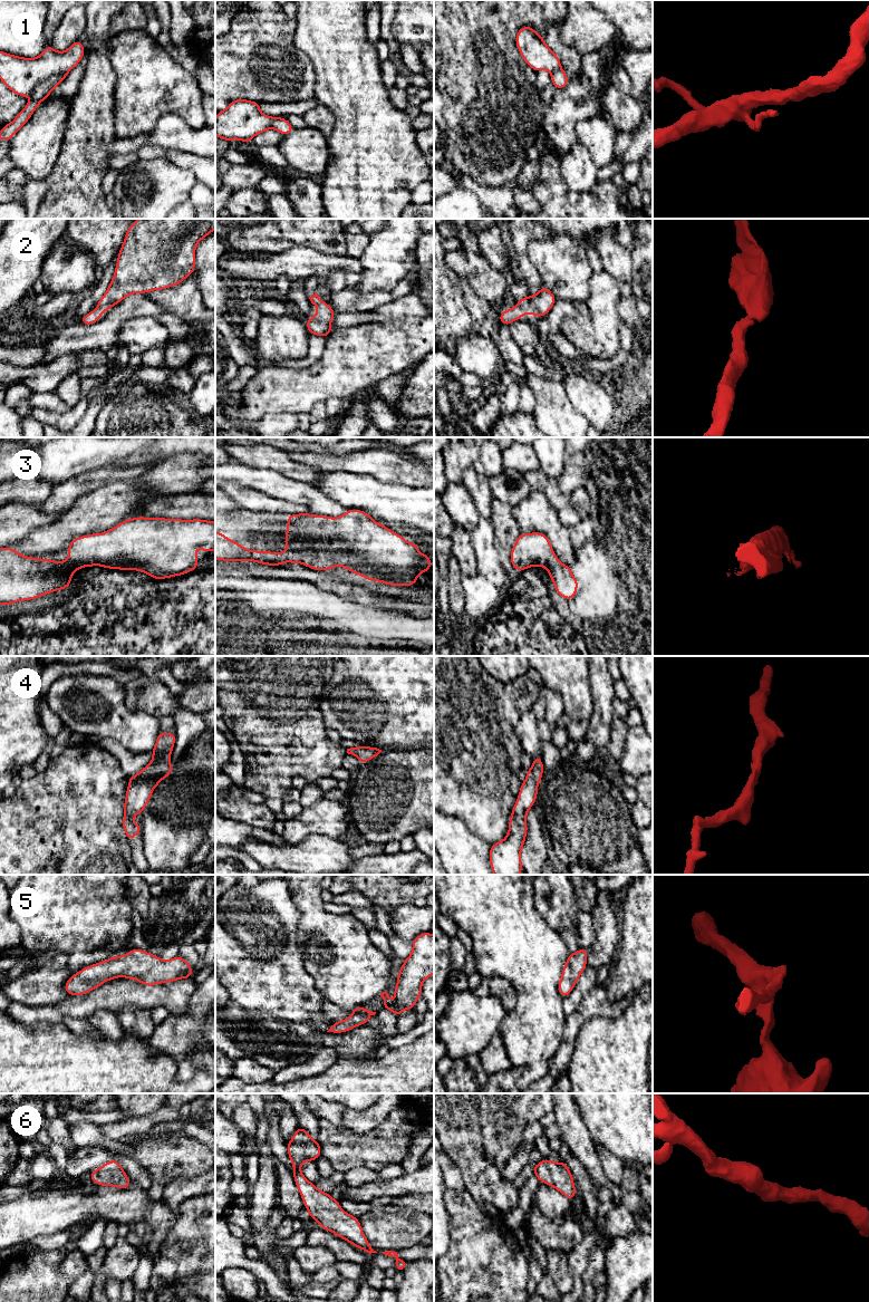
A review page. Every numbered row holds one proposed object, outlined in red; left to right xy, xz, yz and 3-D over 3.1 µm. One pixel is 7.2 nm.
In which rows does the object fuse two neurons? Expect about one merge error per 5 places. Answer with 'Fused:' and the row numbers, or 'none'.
Fused: 1

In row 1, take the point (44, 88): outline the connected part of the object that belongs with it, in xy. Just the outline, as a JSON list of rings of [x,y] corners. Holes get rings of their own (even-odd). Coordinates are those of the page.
[[[68,73],[56,74],[40,81],[33,89],[30,100],[21,109],[16,118],[0,131],[0,141],[11,141],[15,134],[31,118],[33,112],[40,103],[42,103],[52,90],[60,85],[67,77]]]

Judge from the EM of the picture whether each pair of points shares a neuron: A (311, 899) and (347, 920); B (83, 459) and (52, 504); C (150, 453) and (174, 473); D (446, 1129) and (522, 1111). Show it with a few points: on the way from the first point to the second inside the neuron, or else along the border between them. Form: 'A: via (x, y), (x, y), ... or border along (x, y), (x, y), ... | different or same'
A: via (317, 909), (328, 920), (337, 920) | same
B: border along (96, 470), (87, 470), (55, 483) | different
C: border along (186, 453), (170, 455), (161, 460) | different
D: via (465, 1129), (489, 1129), (503, 1115) | same

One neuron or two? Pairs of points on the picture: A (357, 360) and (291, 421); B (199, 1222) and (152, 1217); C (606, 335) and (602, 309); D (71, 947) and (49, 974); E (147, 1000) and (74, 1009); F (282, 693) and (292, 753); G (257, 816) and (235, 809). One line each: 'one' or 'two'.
A: two
B: two
C: one
D: two
E: one
F: one
G: one

